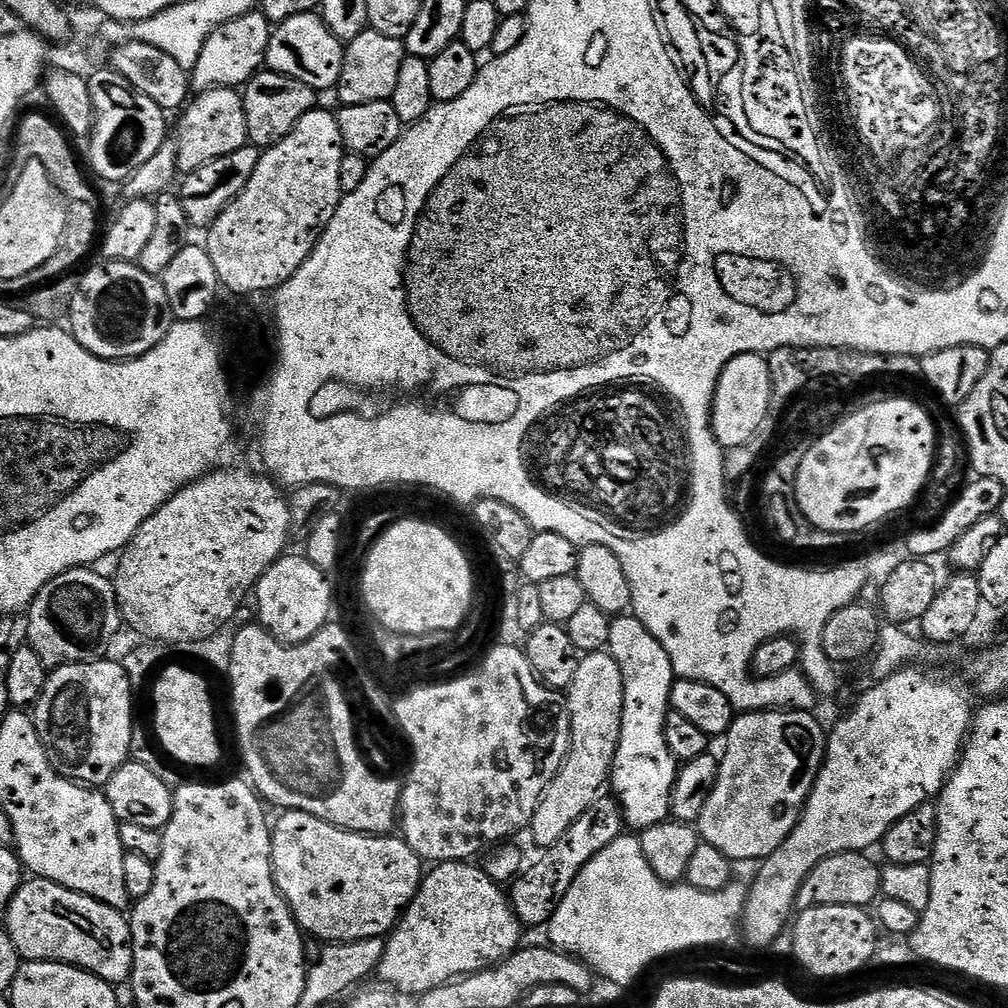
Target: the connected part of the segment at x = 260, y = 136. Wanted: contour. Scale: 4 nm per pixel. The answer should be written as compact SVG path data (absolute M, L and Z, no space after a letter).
M261 70L243 85L242 95L248 139L257 148L267 150L290 135L301 118L317 107L318 92L317 89L306 86L306 82L298 82L298 78L290 78L286 74L278 74L271 70Z

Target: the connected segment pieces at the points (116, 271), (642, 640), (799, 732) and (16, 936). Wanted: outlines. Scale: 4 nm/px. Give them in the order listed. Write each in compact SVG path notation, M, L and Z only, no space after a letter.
M104 260L79 277L78 294L66 317L72 336L90 354L103 360L137 360L172 328L174 317L163 279L146 274L131 260Z
M621 614L612 620L610 626L610 642L606 651L618 662L618 670L622 670L622 730L618 738L618 750L614 754L610 792L624 811L624 823L629 829L643 830L663 824L669 819L672 811L672 787L676 781L678 761L670 754L670 746L666 746L666 718L672 703L672 686L677 679L676 672L670 662L670 654L662 650L662 642L642 626L642 622L634 614Z
M757 711L740 712L733 719L732 725L722 740L724 756L719 757L720 769L718 770L718 778L714 782L714 790L710 794L710 798L706 798L706 806L702 806L702 814L698 821L698 835L703 843L714 846L714 850L722 850L722 854L726 854L728 859L733 862L739 862L739 860L763 862L767 856L774 854L774 850L778 850L778 846L782 846L782 842L786 842L786 838L792 833L801 814L804 813L804 803L807 802L808 795L812 793L812 787L820 773L820 767L824 765L824 756L828 752L826 728L823 728L814 717L816 716L812 712Z
M39 878L25 879L8 907L6 931L25 961L48 960L52 964L72 964L83 972L93 972L113 986L131 977L132 926L129 917L121 909L106 906L100 900L61 884Z

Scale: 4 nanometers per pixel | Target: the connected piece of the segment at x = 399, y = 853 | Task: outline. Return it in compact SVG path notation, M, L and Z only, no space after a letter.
M295 810L285 811L281 816L284 817L277 824L275 821L272 828L272 873L276 888L284 895L301 929L309 937L317 936L323 942L387 937L420 889L419 854L402 838L395 840L392 834L366 836L362 832L348 832L322 818Z

